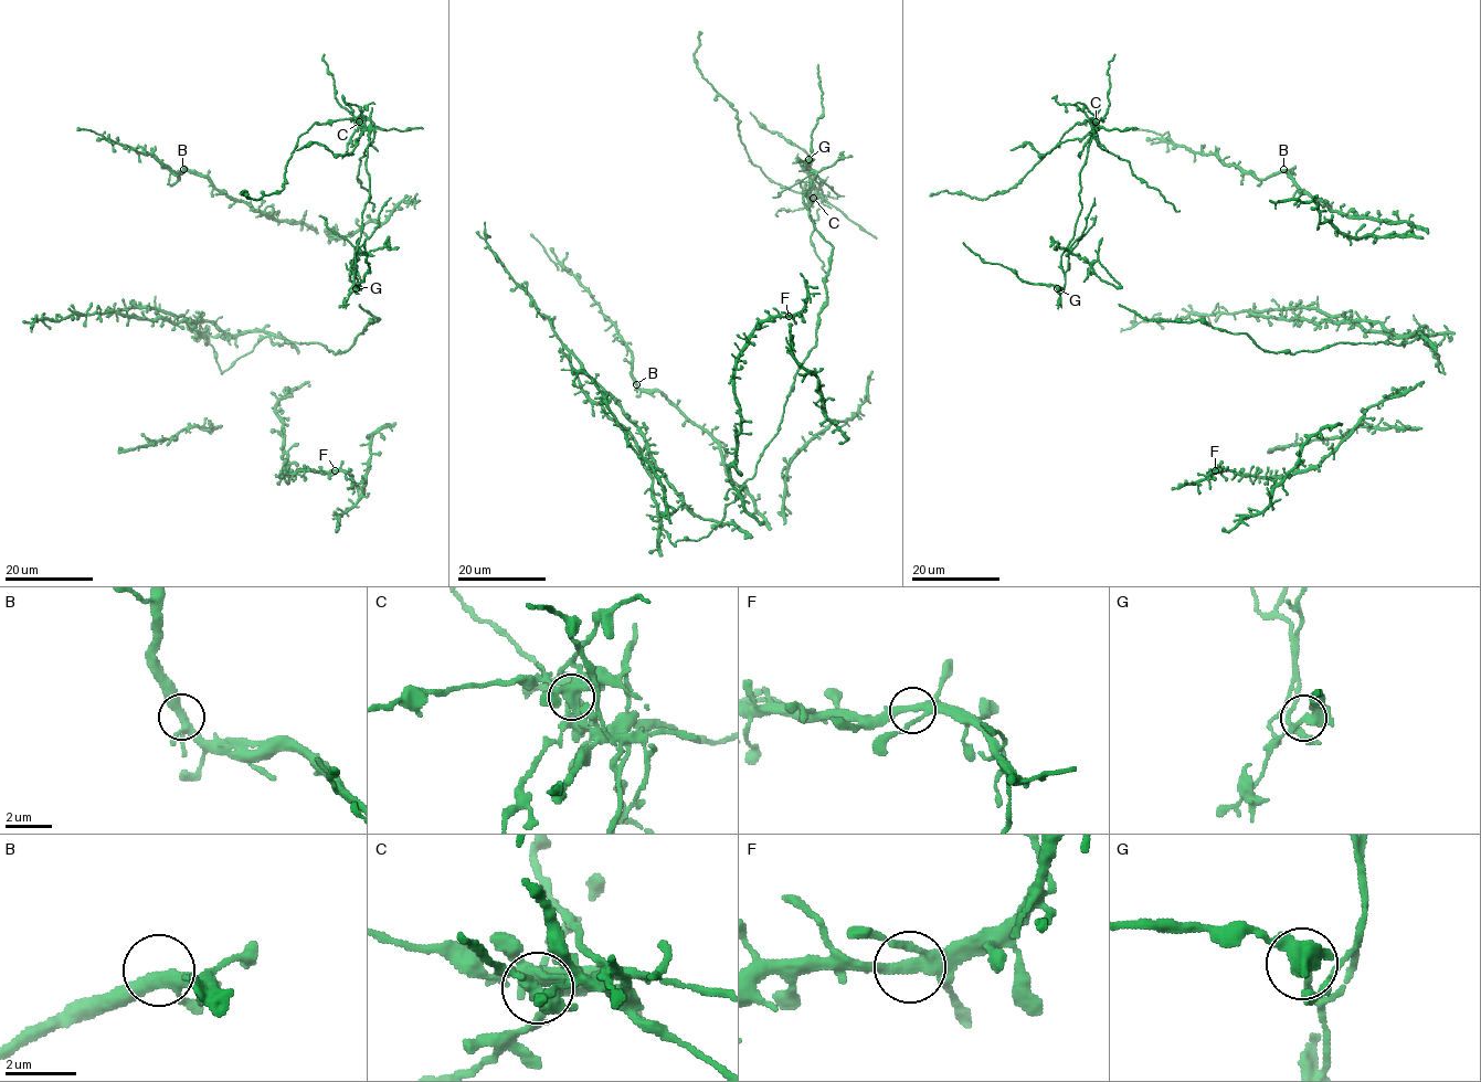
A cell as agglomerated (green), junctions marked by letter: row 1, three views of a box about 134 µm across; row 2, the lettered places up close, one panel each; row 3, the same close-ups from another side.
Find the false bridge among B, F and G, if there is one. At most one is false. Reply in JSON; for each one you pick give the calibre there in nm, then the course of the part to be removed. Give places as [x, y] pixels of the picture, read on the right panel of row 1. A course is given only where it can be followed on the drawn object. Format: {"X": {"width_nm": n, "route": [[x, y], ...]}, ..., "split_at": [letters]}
{"G": {"width_nm": 340, "route": [[1057, 288], [1065, 285], [1067, 245], [1081, 209], [1093, 118], [1065, 133], [1007, 191], [986, 199], [929, 195]]}, "split_at": ["G"]}

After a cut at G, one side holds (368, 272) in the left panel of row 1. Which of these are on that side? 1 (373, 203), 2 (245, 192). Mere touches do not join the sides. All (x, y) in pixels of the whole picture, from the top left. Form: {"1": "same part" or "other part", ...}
{"1": "other part", "2": "other part"}

